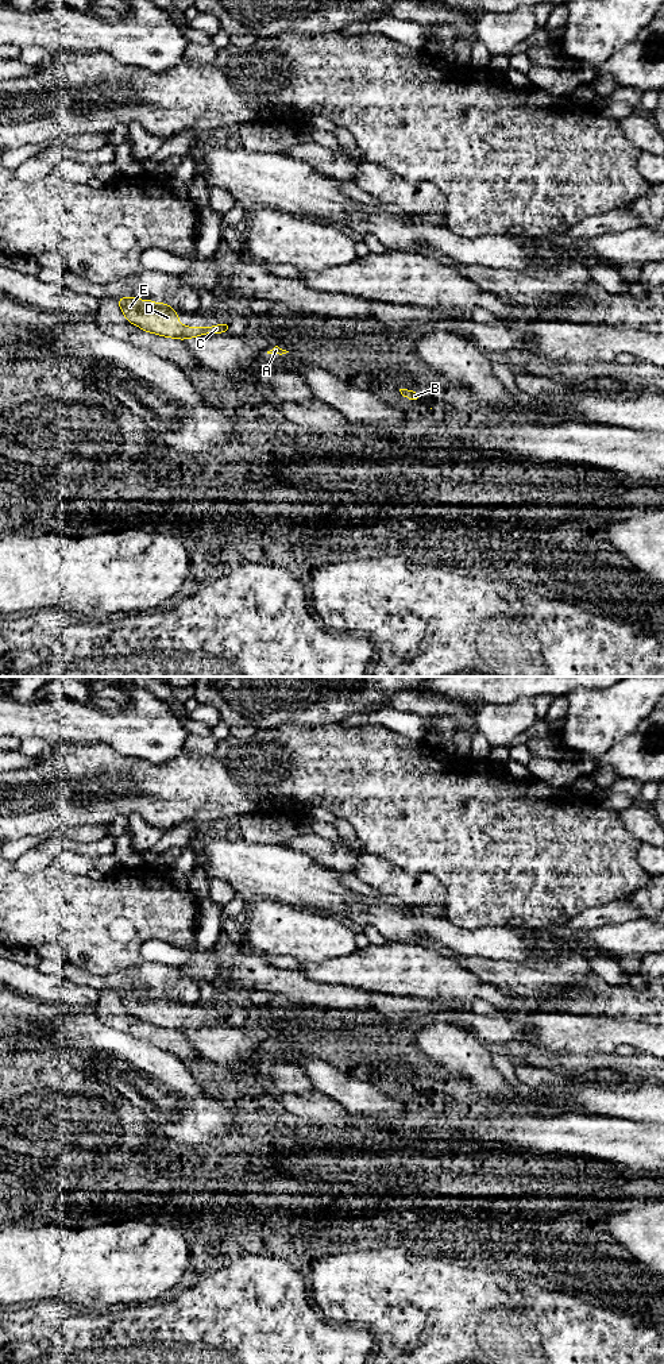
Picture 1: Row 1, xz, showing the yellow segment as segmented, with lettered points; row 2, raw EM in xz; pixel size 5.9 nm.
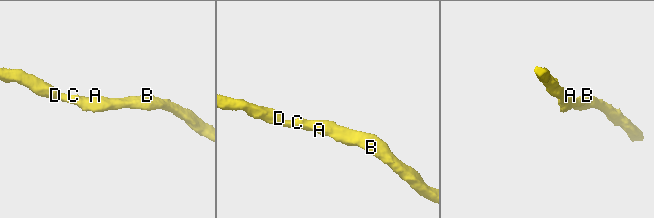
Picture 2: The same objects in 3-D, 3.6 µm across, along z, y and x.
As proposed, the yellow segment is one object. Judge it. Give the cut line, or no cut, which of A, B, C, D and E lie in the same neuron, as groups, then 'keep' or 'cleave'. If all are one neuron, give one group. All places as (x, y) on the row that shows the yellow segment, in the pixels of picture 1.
no cut; A B C D E; keep

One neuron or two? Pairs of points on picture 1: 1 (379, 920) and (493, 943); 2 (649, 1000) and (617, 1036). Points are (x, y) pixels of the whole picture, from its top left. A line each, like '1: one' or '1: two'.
1: one
2: two

